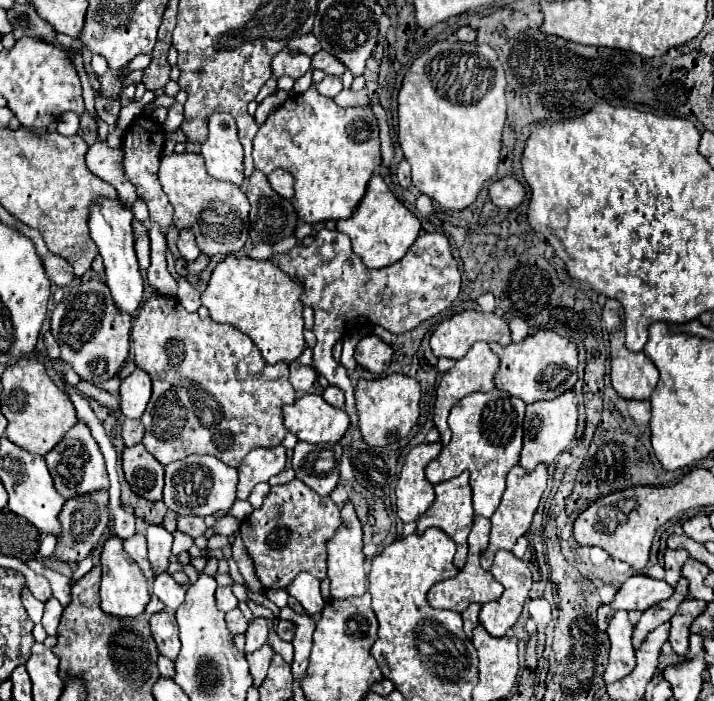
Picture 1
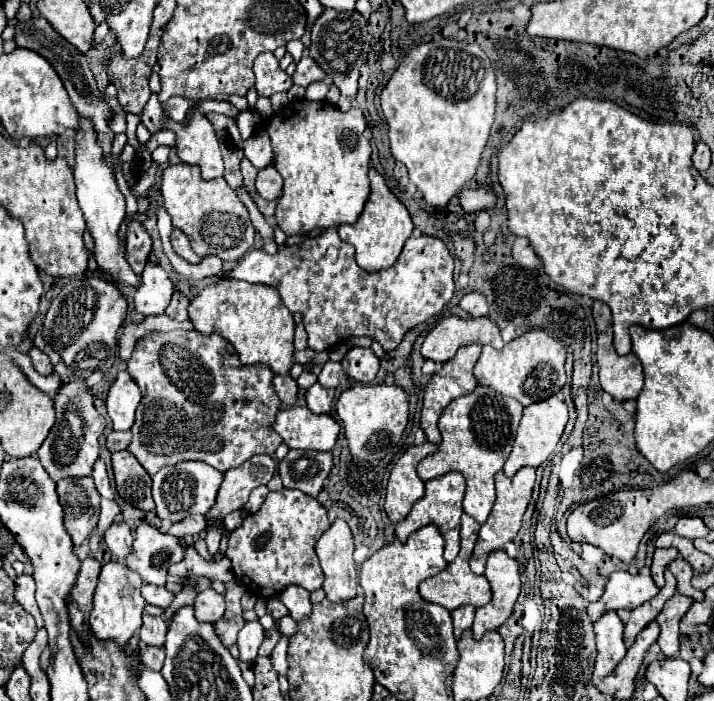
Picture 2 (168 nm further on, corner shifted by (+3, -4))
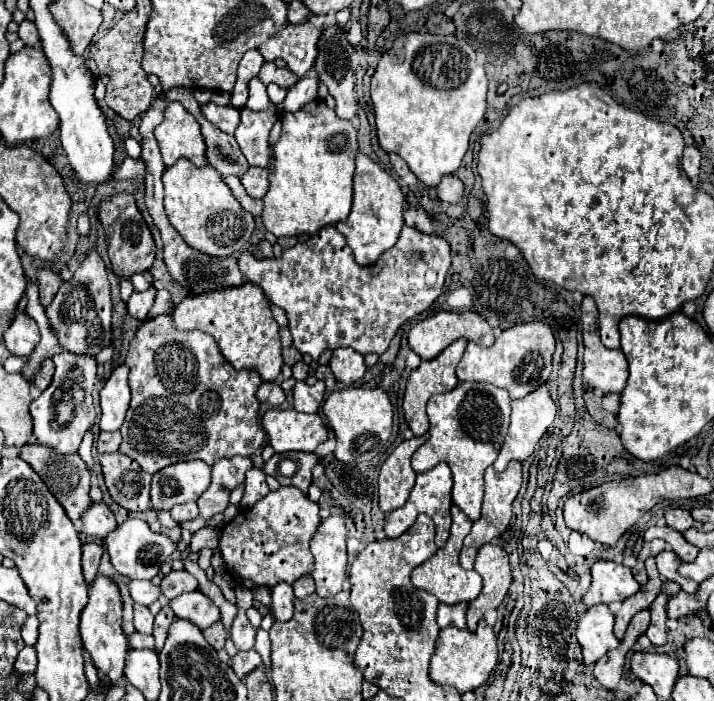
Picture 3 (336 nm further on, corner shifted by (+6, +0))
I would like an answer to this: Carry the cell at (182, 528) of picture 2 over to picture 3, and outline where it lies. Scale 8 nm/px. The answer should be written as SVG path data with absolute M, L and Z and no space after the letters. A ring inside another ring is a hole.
M184 503L184 505L174 507L170 511L170 515L176 523L184 523L184 521L190 521L190 519L198 517L198 507L196 507L196 503Z

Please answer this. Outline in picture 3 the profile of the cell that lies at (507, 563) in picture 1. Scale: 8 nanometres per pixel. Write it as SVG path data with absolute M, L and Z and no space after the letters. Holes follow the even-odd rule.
M486 543L480 547L474 571L478 571L484 579L482 593L468 605L468 631L476 631L478 621L484 617L488 609L496 609L510 585L512 585L512 571L508 563L508 553L492 543Z

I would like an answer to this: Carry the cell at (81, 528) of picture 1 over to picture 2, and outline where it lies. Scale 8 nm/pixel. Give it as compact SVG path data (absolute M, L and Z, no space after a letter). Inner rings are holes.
M91 477L61 479L61 483L57 483L57 495L65 509L65 527L77 547L99 521L101 497Z

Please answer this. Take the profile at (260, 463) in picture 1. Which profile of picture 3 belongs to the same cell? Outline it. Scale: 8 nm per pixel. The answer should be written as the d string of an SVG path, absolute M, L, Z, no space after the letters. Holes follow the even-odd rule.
M234 457L234 459L220 459L212 465L212 483L210 489L202 493L198 499L200 517L208 523L218 513L224 513L228 507L230 493L244 483L246 471L254 467L250 457Z

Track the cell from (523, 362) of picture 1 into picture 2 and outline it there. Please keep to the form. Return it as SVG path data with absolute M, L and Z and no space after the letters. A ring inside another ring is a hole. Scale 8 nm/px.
M531 329L521 337L509 341L501 351L485 345L481 357L473 367L473 375L479 385L491 387L501 395L517 399L521 405L531 405L543 401L557 393L565 385L565 355L567 349L563 343L553 339L543 329Z

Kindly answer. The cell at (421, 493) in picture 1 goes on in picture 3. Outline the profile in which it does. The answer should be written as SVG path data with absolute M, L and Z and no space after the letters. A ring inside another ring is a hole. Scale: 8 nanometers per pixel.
M428 435L412 437L410 441L400 443L392 455L384 461L378 477L378 495L380 495L380 509L384 513L390 513L398 507L402 507L416 481L416 473L410 467L412 453L428 441Z

